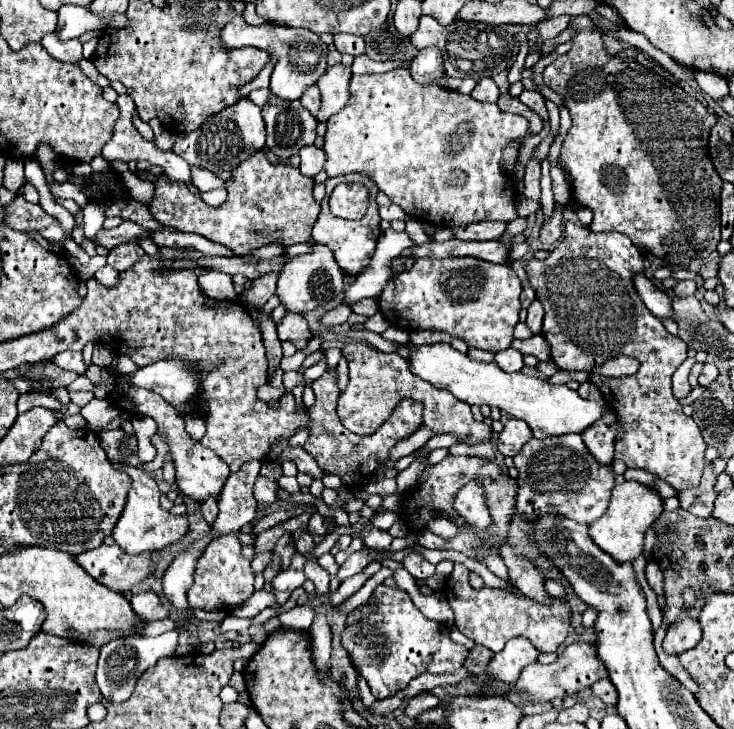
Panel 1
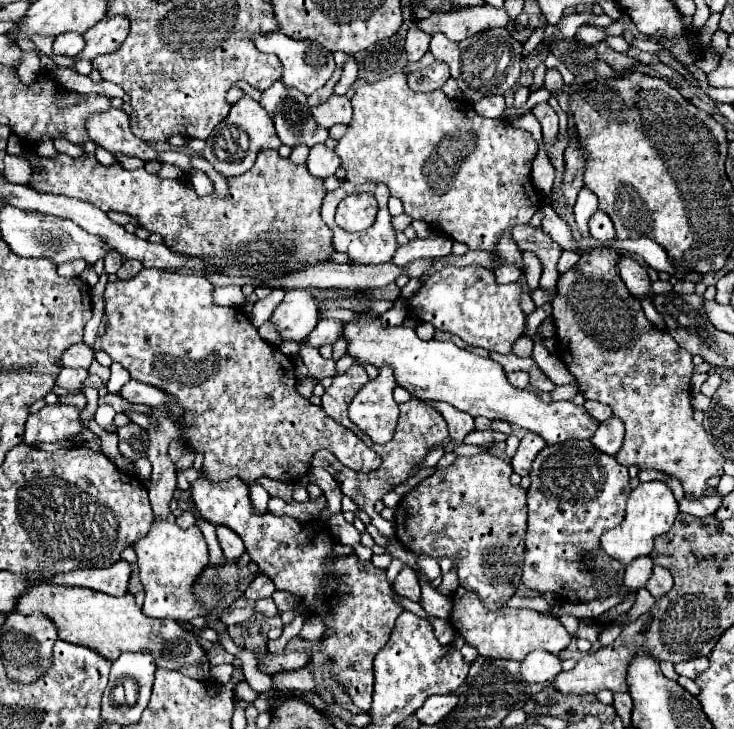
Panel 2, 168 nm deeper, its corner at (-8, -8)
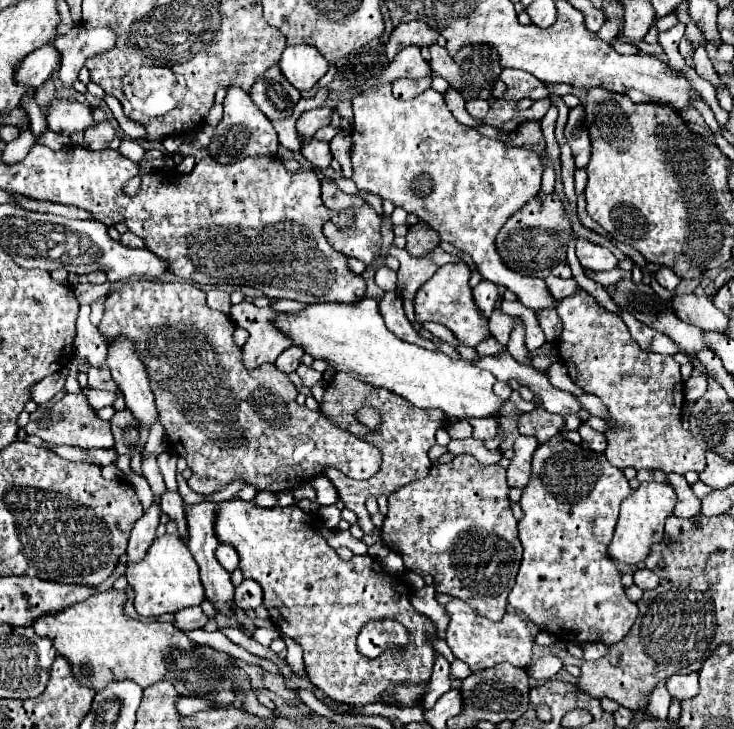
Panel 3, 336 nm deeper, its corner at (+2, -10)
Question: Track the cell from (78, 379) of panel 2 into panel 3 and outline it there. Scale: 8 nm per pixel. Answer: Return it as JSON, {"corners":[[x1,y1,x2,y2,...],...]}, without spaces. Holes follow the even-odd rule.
{"corners":[[56,372,56,374,50,374,50,376,42,378,40,382,34,384,32,400,34,400,36,404,48,402,52,396,56,396,58,392,64,390,64,382,66,382,66,376,64,376,62,372]]}

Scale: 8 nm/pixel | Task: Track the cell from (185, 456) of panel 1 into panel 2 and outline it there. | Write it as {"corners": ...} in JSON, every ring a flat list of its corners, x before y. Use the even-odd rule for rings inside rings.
{"corners":[[198,478,192,484,192,500,196,504,196,510,208,522,224,524,242,538,250,560,256,562,260,572,266,574,276,584,276,590,286,590,290,594,298,594,302,598,302,604,308,608,308,612,318,614,324,620,326,630,334,632,334,634,324,636,324,640,320,644,320,652,330,658,330,662,332,662,330,674,336,680,336,684,340,688,344,688,344,692,350,696,350,700,360,710,368,712,370,704,372,704,372,688,374,688,374,672,372,672,374,654,388,642,394,622,400,616,400,612,404,610,400,606,400,602,396,600,396,592,394,592,392,584,386,578,386,570,376,568,372,562,360,564,356,554,334,558,332,548,334,548,336,540,324,522,316,522,316,520,300,522,296,518,274,516,270,512,264,512,264,516,260,516,260,512,256,512,252,508,252,500,248,500,248,484,244,484,240,478,230,478,230,480,218,482,218,484,214,484,206,478]]}

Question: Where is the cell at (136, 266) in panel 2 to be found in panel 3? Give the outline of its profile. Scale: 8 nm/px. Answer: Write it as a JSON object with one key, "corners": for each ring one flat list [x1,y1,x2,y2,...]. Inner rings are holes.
{"corners":[[104,282,100,286,94,286,94,284,78,284,78,286,74,286,74,292,76,292,76,298,78,298,80,304,92,304,96,298,106,296,112,286,114,286,114,282]]}

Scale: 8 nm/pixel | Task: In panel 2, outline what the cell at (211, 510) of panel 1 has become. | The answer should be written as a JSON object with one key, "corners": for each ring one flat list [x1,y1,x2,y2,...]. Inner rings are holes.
{"corners":[[216,526,216,528,218,528,218,542,224,550,226,562,238,562,240,556,244,554,244,542,230,528,226,528,226,526]]}

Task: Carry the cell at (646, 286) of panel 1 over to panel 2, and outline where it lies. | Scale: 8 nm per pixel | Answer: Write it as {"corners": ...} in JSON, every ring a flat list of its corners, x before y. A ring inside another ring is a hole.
{"corners":[[624,256,624,260,620,260,620,278,624,280,624,284,628,284,628,290,636,296,650,296,650,278,644,266,640,266,638,262,634,262,630,256]]}

